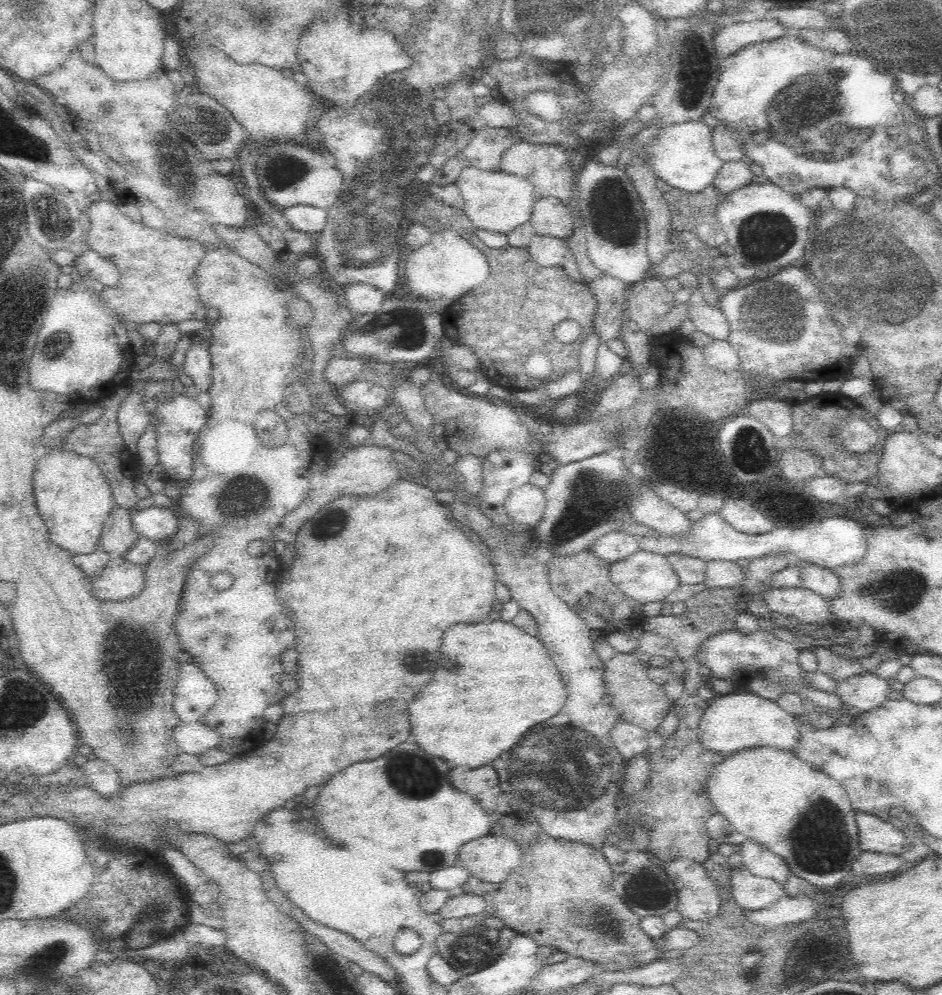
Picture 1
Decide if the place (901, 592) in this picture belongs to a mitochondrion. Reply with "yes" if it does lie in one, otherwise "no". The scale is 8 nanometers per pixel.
yes

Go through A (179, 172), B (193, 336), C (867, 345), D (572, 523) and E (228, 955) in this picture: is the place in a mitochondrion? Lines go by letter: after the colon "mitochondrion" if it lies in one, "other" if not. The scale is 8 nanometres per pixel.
A: mitochondrion
B: other
C: other
D: mitochondrion
E: other

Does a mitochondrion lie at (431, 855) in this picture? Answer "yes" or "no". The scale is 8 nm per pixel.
yes

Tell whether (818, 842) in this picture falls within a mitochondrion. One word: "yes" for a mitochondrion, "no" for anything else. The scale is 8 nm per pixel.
yes

